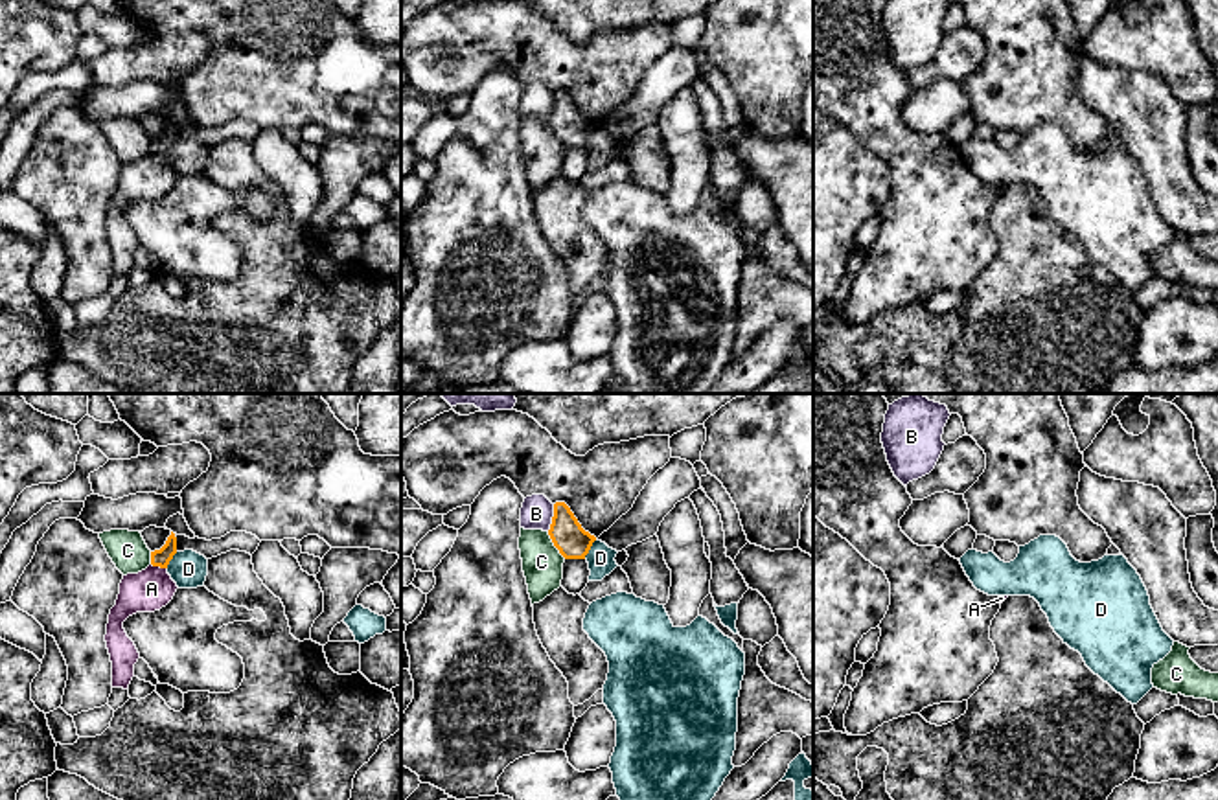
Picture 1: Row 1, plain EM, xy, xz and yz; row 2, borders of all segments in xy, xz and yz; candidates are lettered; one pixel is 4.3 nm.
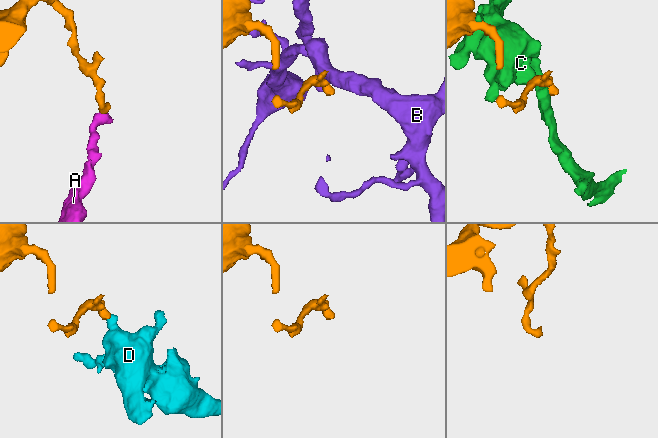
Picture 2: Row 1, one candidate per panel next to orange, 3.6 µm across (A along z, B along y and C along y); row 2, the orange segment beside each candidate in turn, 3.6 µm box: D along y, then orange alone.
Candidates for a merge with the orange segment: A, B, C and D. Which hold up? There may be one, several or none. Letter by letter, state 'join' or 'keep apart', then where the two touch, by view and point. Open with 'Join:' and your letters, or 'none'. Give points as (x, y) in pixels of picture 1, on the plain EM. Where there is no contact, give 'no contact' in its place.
Join: none
A: keep apart | xy (159, 153)
B: keep apart | xz (552, 105)
C: keep apart | xz (554, 133)
D: keep apart | xz (589, 137)

